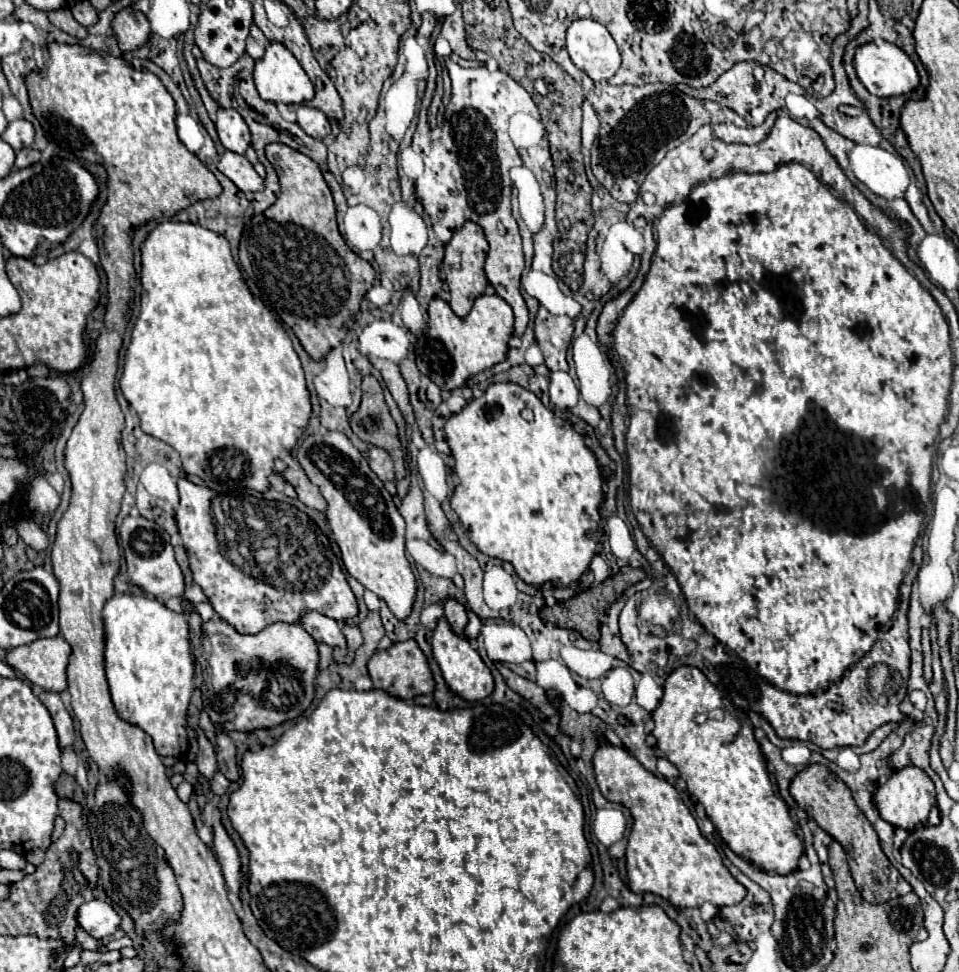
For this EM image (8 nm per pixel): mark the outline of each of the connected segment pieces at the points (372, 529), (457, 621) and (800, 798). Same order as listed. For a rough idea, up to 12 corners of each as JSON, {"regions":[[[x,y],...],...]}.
{"regions":[[[343,432],[297,460],[329,504],[347,572],[399,620],[417,582],[405,522]],[[457,600],[445,602],[445,618],[455,634],[467,626],[467,608]],[[809,764],[791,796],[847,850],[863,900],[911,892],[849,786]]]}

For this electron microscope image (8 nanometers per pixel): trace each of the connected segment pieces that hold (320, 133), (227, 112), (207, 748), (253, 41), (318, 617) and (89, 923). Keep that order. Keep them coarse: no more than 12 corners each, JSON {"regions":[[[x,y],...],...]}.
{"regions":[[[297,106],[297,124],[313,138],[331,132],[329,118],[311,106]],[[219,108],[215,128],[227,150],[245,154],[251,142],[243,116]],[[197,730],[197,768],[205,778],[217,772],[215,748]],[[251,26],[247,36],[247,54],[253,60],[263,56],[267,38],[257,28]],[[305,612],[299,622],[317,642],[345,648],[335,620]],[[105,900],[79,908],[77,922],[93,938],[115,934],[121,916]]]}

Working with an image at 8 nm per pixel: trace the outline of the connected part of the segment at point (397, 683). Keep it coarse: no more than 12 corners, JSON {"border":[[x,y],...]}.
{"border":[[415,640],[375,652],[375,688],[411,700],[435,680]]}

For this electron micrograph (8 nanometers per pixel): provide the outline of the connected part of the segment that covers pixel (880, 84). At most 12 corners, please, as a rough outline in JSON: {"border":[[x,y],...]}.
{"border":[[863,44],[855,70],[879,96],[919,86],[911,58],[895,44]]}

